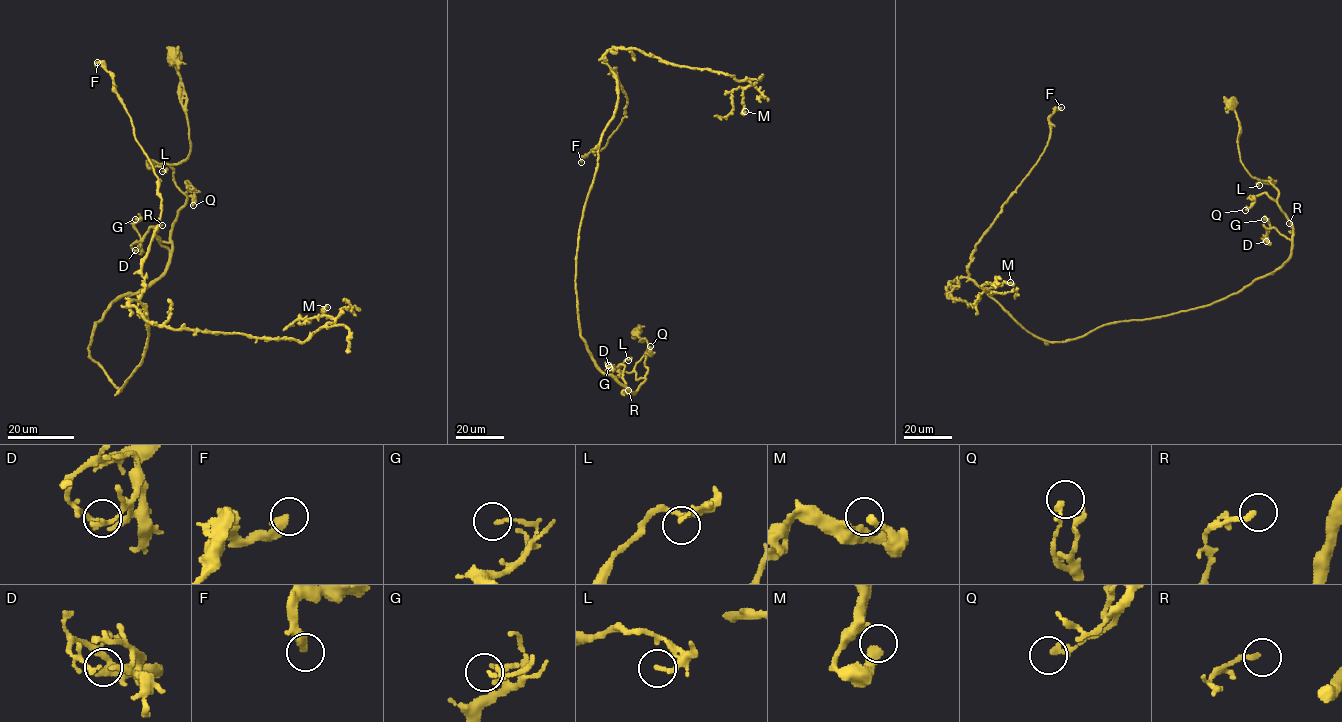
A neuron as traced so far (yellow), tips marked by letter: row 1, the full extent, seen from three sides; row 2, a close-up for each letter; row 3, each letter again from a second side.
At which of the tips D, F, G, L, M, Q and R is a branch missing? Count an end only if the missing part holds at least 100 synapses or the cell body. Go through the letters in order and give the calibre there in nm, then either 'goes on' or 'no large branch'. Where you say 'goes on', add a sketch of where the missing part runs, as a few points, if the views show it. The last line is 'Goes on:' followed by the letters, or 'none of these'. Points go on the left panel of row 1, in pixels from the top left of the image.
D: calibre 140 nm; no large branch
F: calibre 360 nm; no large branch
G: calibre 160 nm; no large branch
L: calibre 150 nm; no large branch
M: calibre 320 nm; no large branch
Q: calibre 280 nm; no large branch
R: calibre 200 nm; no large branch
Goes on: none of these

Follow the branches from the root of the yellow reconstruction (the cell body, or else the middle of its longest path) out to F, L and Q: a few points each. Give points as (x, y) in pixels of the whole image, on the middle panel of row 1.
F: (636, 331), (648, 349), (634, 394), (592, 358), (575, 289), (615, 68), (625, 116), (581, 162)
L: (636, 331), (642, 340), (647, 341), (648, 349), (631, 372), (621, 374), (619, 366), (628, 360)
Q: (636, 331), (648, 343), (634, 369), (637, 380), (648, 371), (645, 361), (651, 355), (650, 346)

